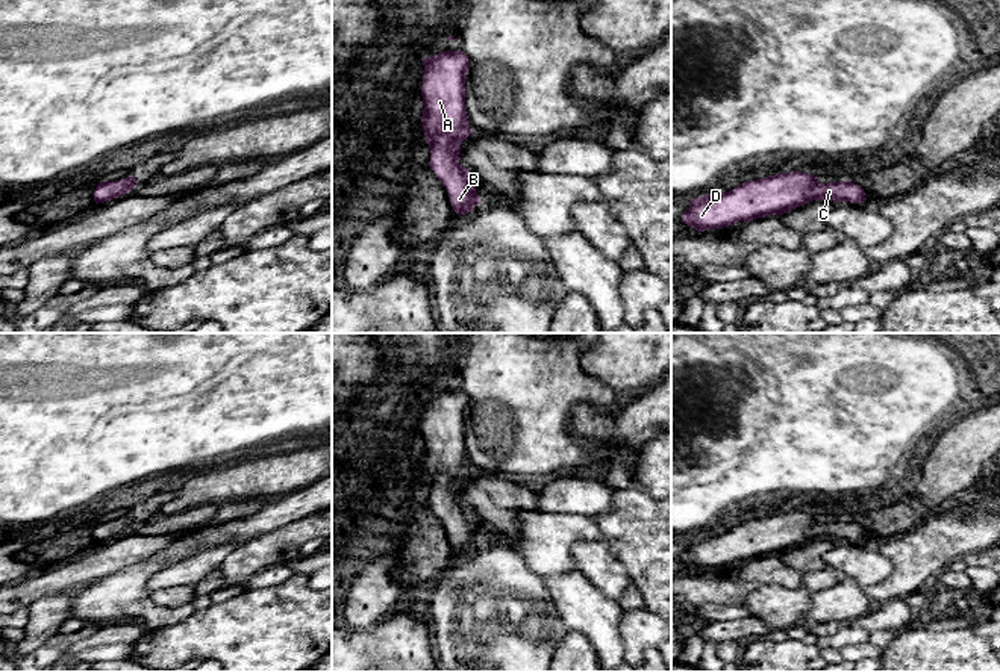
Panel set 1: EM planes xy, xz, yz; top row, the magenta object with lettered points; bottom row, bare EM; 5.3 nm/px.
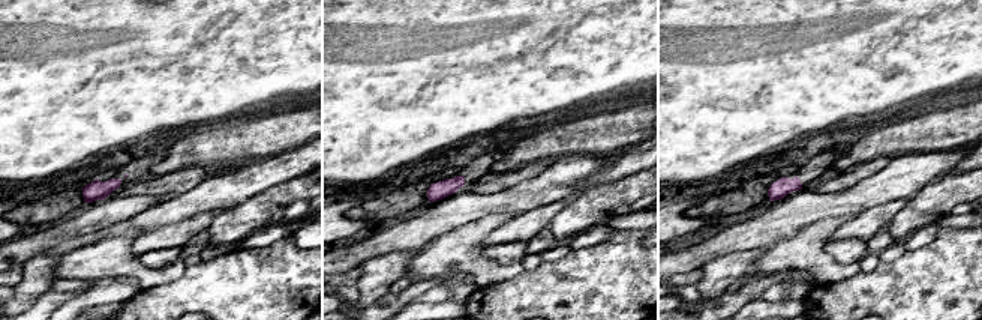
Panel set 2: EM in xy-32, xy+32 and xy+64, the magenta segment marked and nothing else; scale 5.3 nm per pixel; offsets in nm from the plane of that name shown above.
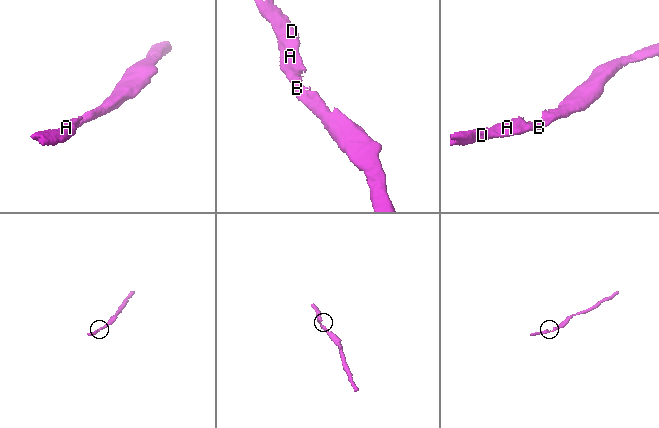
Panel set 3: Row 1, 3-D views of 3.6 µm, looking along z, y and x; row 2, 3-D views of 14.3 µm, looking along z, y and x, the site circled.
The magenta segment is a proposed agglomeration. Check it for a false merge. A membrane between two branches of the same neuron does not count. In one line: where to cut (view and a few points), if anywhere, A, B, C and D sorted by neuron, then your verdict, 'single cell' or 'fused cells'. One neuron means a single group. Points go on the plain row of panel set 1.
no cut; A B C D; single cell

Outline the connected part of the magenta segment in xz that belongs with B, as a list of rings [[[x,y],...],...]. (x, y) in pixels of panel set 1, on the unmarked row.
[[[441,390],[435,395],[423,398],[423,469],[426,483],[430,487],[429,506],[435,510],[436,516],[445,525],[450,543],[459,554],[471,551],[482,539],[477,534],[474,521],[468,519],[468,509],[464,507],[459,499],[461,481],[471,474],[471,465],[465,448],[465,415],[470,409],[470,398],[462,390]]]

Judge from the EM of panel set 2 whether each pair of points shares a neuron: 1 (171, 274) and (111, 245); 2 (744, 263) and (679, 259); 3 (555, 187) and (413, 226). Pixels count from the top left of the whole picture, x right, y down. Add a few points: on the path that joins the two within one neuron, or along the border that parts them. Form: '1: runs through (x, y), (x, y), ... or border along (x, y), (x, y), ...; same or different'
1: runs through (156, 275), (143, 275), (126, 260); same
2: border along (747, 251), (732, 251), (714, 257), (699, 269); different
3: runs through (519, 199), (464, 206), (449, 214); same

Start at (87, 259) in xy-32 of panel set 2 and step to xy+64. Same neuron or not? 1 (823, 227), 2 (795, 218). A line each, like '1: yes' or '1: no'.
1: yes
2: no

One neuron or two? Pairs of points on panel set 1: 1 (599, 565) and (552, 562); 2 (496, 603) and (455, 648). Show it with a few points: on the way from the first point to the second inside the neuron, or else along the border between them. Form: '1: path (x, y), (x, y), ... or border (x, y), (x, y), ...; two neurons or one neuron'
1: border (603, 541), (579, 541), (573, 547), (576, 568); two neurons
2: path (490, 613), (465, 637); one neuron

